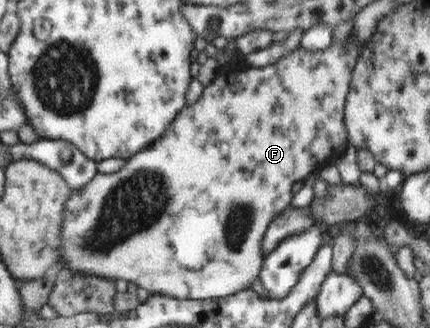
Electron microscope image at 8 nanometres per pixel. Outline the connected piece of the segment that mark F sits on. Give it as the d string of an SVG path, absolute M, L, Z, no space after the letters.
M344 39L342 43L331 43L324 50L306 50L298 46L289 53L282 55L274 64L265 67L249 69L236 75L236 83L228 83L224 75L215 75L214 79L203 87L200 98L193 104L185 106L167 126L163 135L156 137L140 152L130 156L124 166L115 173L99 173L86 186L73 190L72 196L64 208L64 225L60 232L60 257L62 268L72 267L76 273L84 275L96 275L116 281L130 281L137 287L142 287L150 293L168 295L168 297L180 297L184 300L208 299L208 297L226 297L246 288L250 288L250 281L258 275L262 257L260 257L260 242L262 233L266 231L268 223L275 215L278 215L286 205L290 203L290 191L292 183L302 181L308 177L308 173L322 163L324 159L338 153L347 137L342 123L342 105L349 94L349 83L355 60L359 56L359 49L351 39Z

